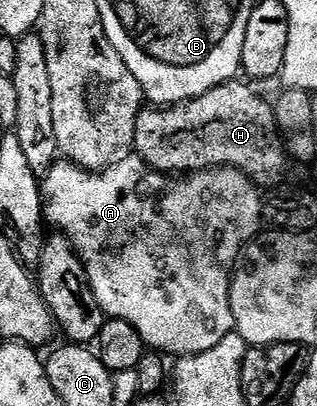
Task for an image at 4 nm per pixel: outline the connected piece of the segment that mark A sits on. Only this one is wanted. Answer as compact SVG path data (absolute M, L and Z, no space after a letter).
M122 156L101 172L81 170L73 162L58 160L58 163L47 172L46 178L44 174L40 185L42 187L43 219L49 225L51 222L54 225L53 229L64 234L67 241L73 246L74 253L78 255L79 260L82 261L82 267L86 269L85 279L92 296L107 318L122 320L130 324L132 328L136 328L136 332L140 332L143 342L151 351L162 356L174 354L173 356L178 358L187 358L193 354L208 352L208 348L216 348L216 344L220 344L220 340L224 340L224 336L235 333L234 317L230 308L232 271L235 269L240 255L253 239L250 237L257 232L258 222L263 221L263 199L258 198L259 191L245 174L240 173L239 170L219 168L217 170L199 170L197 174L167 177L165 174L159 174L157 170L150 169L150 165L137 156Z

